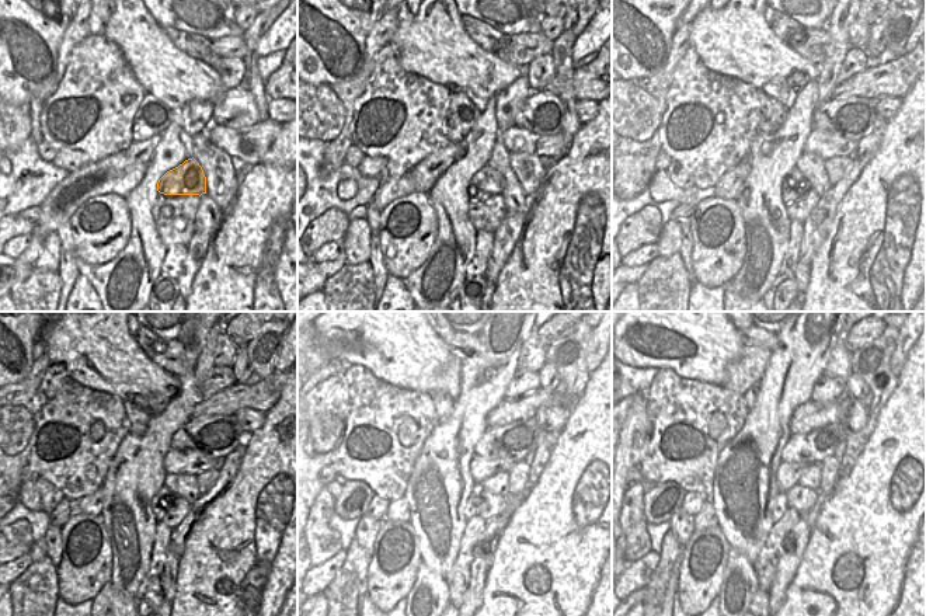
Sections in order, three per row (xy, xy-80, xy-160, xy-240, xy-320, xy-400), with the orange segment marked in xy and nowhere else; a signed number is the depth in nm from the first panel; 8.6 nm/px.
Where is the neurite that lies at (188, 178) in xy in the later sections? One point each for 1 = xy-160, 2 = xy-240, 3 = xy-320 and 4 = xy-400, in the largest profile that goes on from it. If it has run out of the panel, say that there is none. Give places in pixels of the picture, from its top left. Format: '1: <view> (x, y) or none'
1: xy-160 (794, 180)
2: xy-240 (164, 497)
3: xy-320 (470, 508)
4: xy-400 (780, 504)

